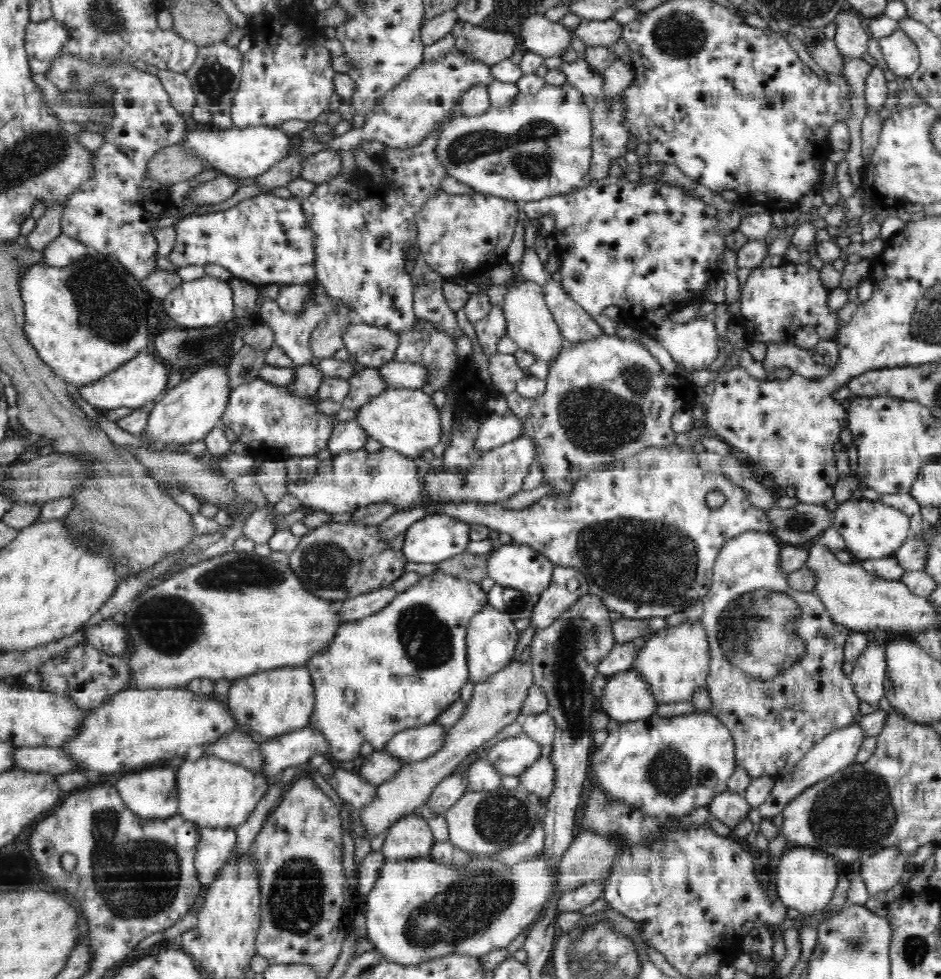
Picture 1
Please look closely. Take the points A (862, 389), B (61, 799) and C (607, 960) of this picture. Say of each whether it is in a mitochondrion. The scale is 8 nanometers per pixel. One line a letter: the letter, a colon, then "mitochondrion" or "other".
A: other
B: other
C: mitochondrion

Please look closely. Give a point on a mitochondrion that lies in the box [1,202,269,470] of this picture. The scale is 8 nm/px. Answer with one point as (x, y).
(106, 304)

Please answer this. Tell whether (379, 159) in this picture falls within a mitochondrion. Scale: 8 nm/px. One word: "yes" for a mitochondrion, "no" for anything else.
no

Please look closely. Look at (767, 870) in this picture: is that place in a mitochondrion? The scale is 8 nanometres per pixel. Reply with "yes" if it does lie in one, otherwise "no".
no

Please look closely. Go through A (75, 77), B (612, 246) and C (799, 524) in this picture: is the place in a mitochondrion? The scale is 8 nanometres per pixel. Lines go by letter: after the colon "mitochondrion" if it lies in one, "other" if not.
A: mitochondrion
B: other
C: mitochondrion

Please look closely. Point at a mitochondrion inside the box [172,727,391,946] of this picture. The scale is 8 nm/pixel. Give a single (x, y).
(296, 903)

